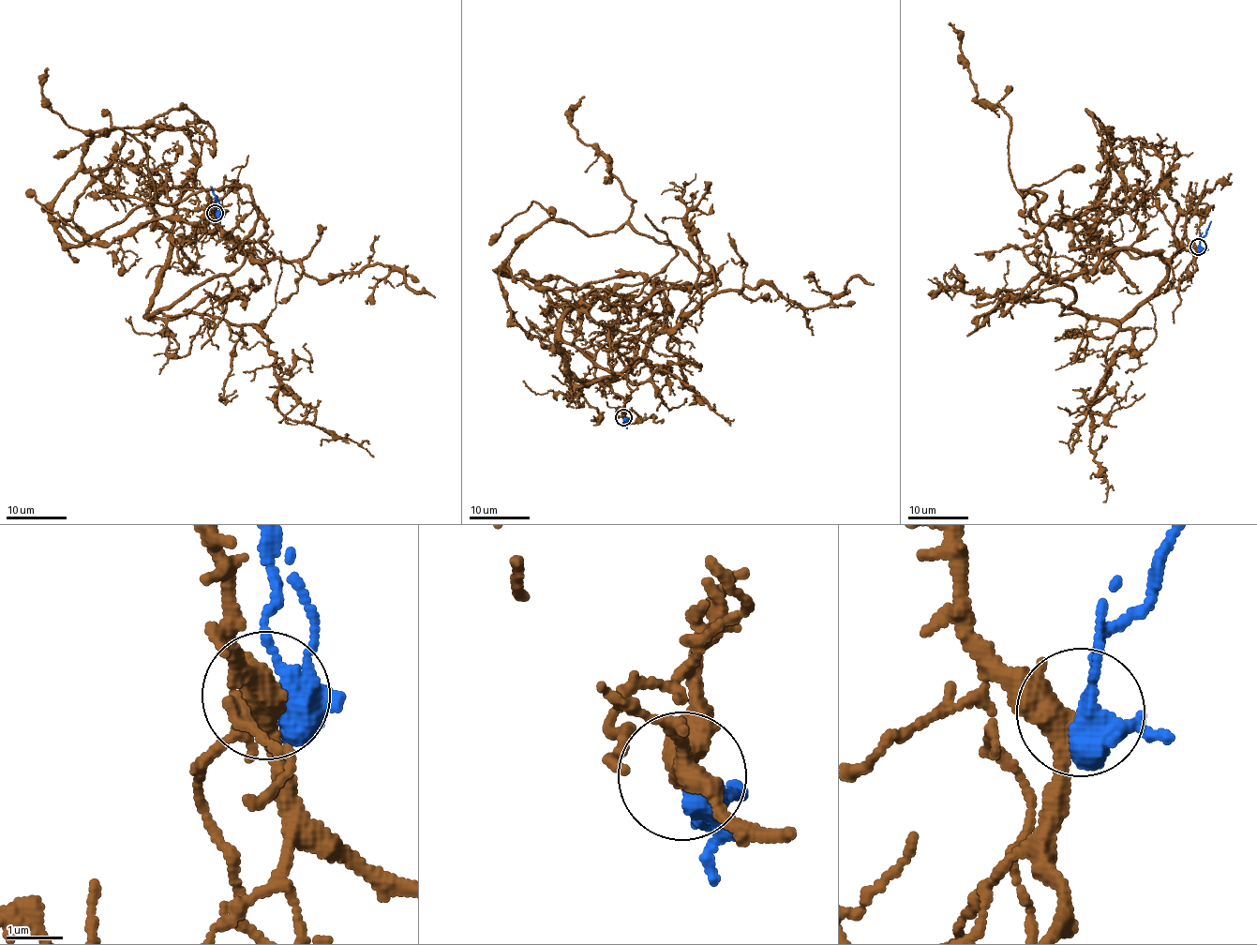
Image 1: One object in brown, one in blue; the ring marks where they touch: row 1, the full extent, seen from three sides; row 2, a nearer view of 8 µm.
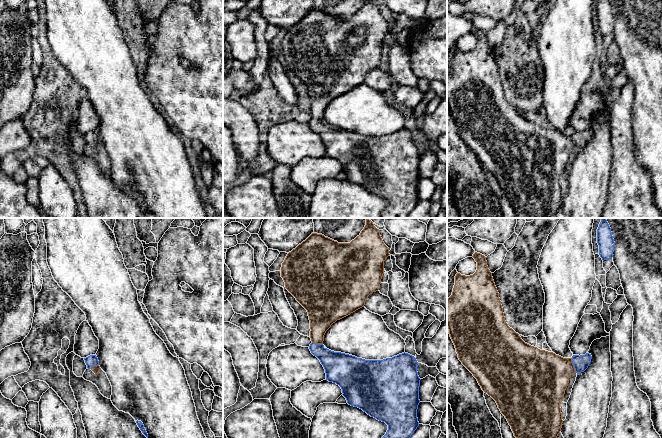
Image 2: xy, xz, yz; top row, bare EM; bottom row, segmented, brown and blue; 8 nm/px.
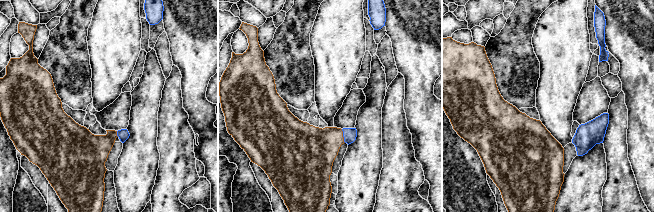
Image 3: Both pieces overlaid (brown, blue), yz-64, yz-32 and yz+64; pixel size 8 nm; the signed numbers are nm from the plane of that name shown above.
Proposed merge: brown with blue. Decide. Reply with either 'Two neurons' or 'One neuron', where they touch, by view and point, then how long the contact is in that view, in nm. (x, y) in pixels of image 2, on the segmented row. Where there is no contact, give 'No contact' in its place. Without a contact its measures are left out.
One neuron. Touches brown at yz (573, 365). Shared border 130 nm

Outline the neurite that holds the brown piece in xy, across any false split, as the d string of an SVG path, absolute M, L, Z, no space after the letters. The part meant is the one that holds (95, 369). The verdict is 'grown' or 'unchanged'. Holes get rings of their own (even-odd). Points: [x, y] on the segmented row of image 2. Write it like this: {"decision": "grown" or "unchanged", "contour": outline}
{"decision": "grown", "contour": "M90 355L84 358L85 363L88 369L91 369L95 374L98 374L99 370L101 369L99 366L99 361L96 355Z"}

